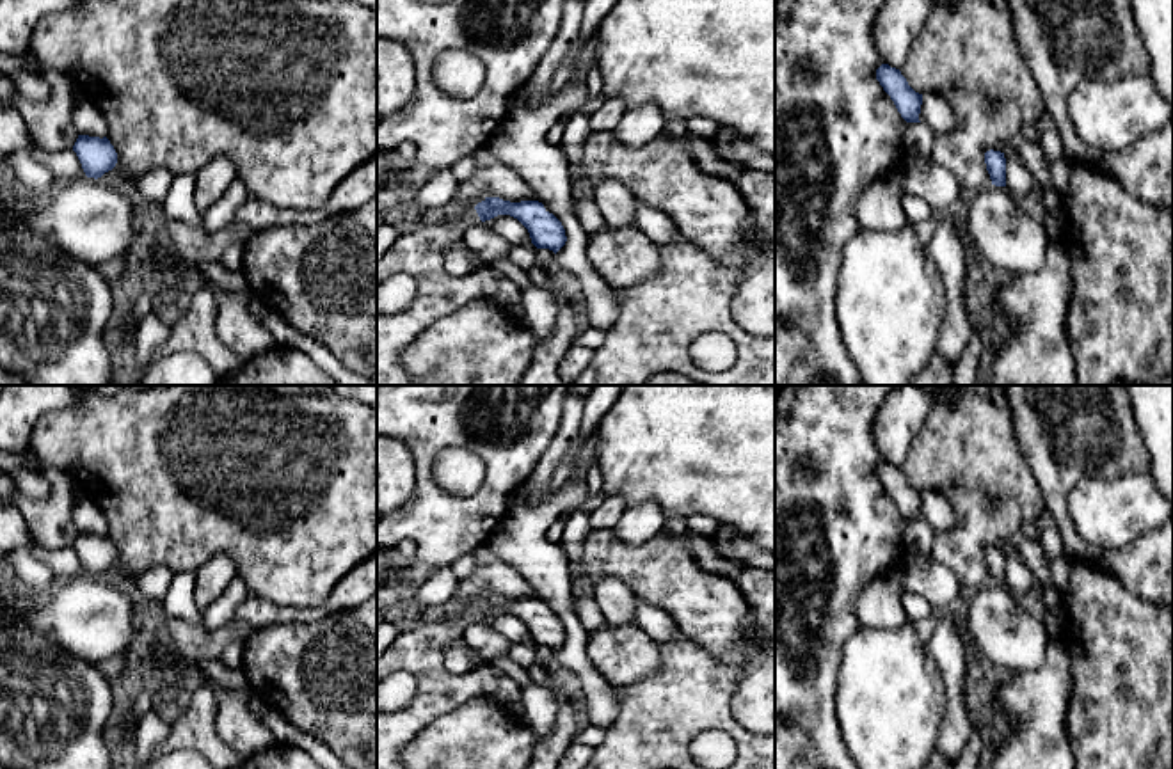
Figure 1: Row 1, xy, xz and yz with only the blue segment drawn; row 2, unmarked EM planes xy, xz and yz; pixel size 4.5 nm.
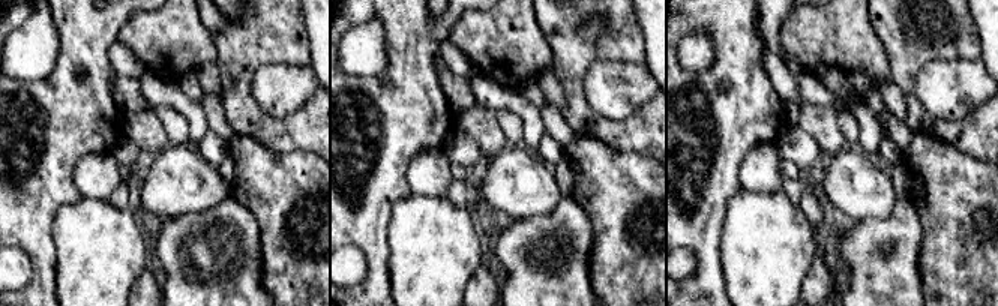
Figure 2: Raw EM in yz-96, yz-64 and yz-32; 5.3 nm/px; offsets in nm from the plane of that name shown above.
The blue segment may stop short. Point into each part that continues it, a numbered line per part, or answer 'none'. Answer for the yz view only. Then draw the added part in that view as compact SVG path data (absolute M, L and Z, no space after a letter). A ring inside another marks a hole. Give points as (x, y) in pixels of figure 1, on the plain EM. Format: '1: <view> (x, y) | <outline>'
1: yz (999, 627) | M995 583L972 599L965 632L979 654L1011 671L1038 668L1050 641L1045 623L1027 613L1006 584Z

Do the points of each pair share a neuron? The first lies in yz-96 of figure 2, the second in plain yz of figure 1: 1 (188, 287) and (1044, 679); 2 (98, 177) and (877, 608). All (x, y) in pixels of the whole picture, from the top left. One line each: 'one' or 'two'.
1: one
2: one

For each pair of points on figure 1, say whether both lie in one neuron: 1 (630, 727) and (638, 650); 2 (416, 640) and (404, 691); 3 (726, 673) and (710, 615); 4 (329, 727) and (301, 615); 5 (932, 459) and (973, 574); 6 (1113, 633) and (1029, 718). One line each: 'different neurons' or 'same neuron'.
1: different neurons
2: different neurons
3: different neurons
4: different neurons
5: same neuron
6: different neurons

